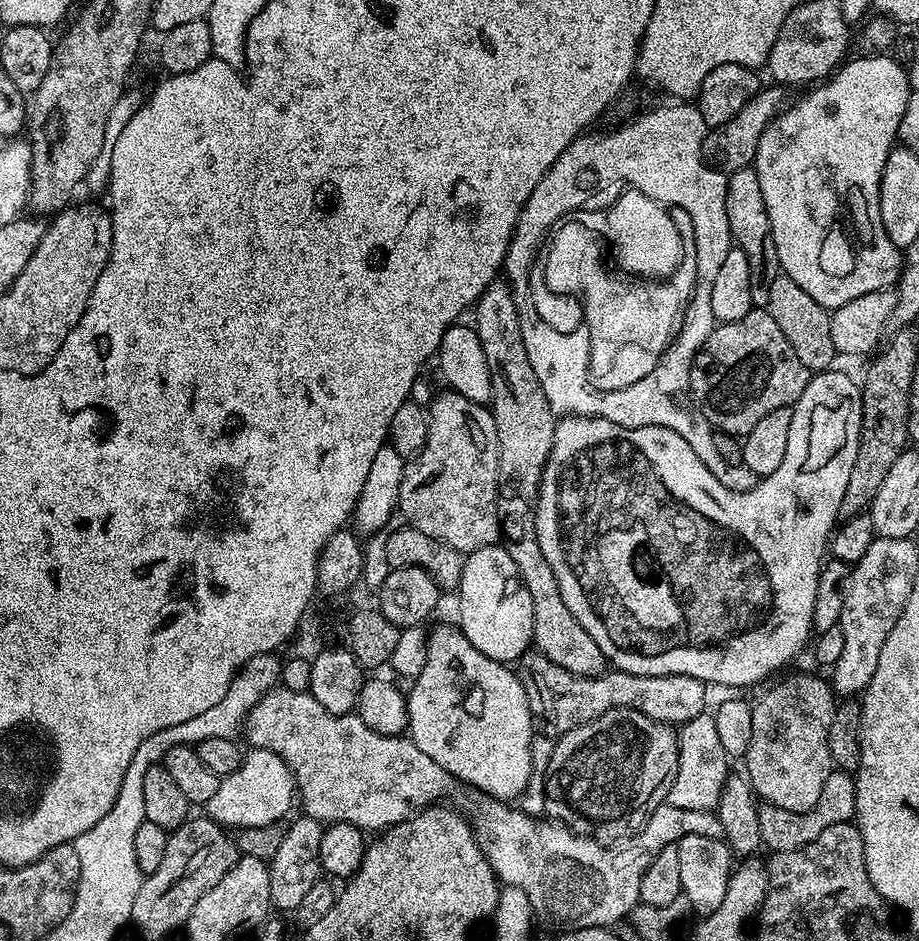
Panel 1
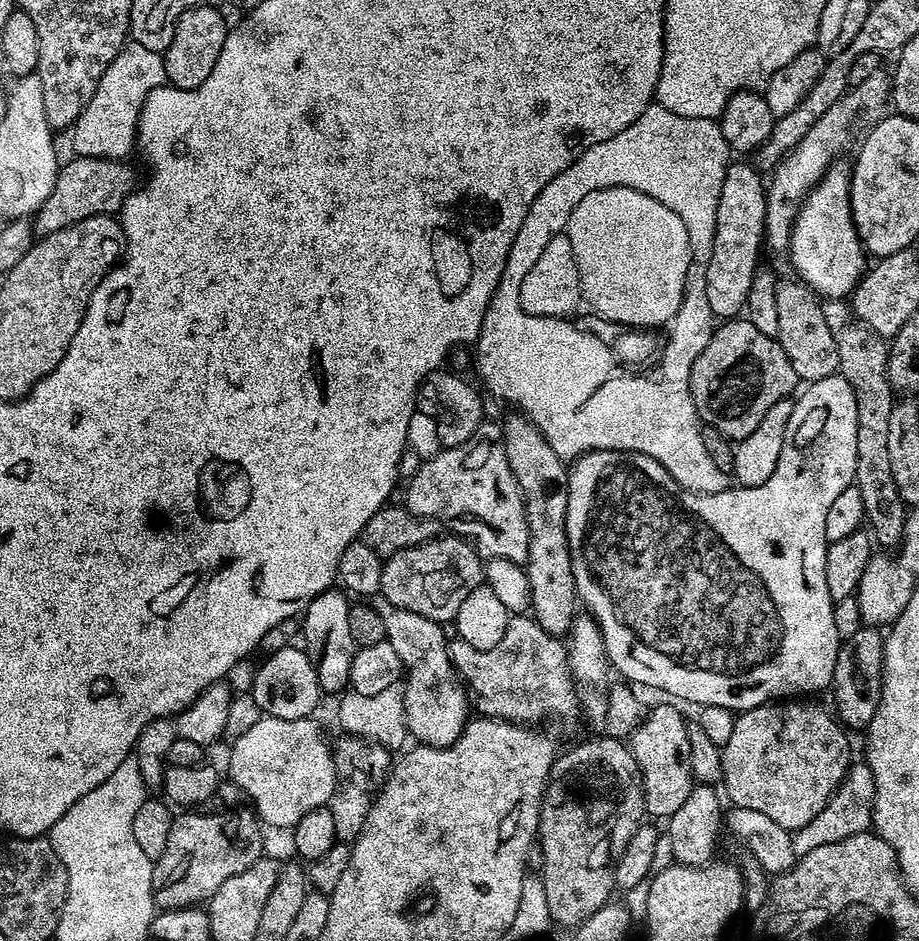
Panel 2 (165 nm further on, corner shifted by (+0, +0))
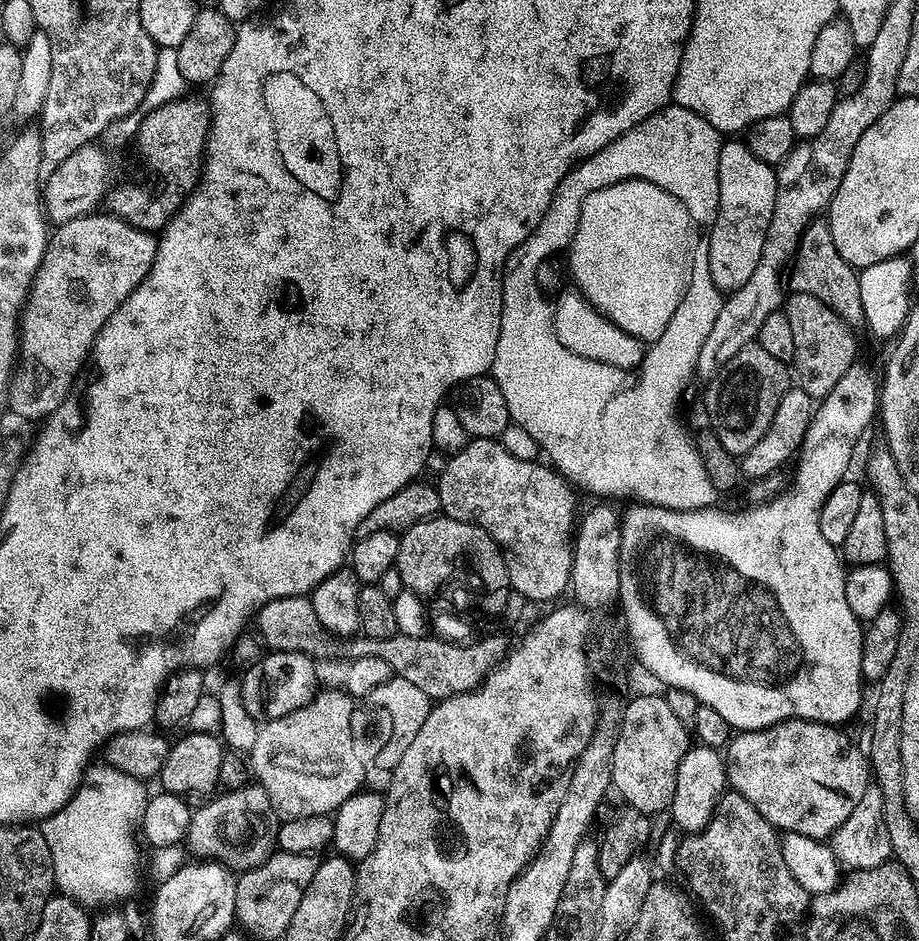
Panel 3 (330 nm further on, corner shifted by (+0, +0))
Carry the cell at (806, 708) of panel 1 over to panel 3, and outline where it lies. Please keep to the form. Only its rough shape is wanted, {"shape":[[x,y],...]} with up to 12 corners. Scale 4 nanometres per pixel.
{"shape":[[839,727],[737,731],[726,780],[781,833],[824,842],[870,786]]}

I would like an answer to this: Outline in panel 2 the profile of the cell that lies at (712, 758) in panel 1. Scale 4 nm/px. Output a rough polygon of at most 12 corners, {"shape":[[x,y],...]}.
{"shape":[[660,704],[631,733],[647,815],[694,787],[689,725]]}

